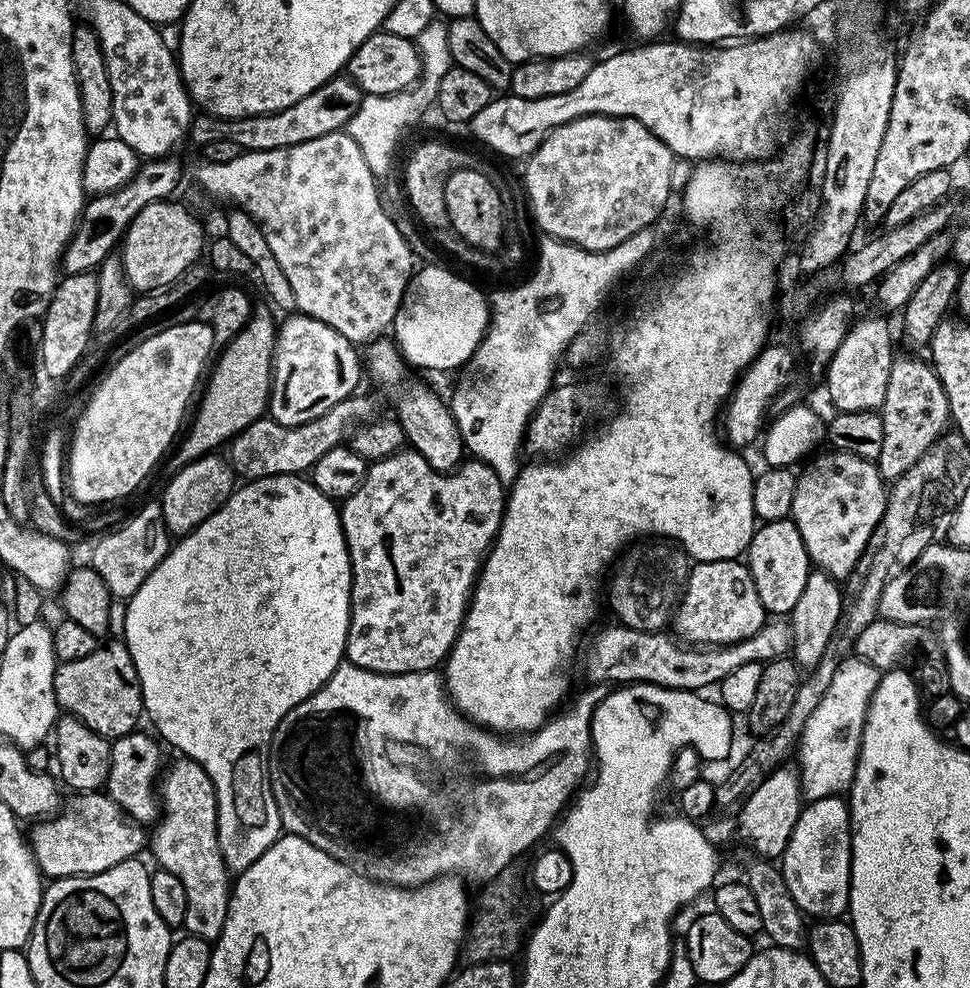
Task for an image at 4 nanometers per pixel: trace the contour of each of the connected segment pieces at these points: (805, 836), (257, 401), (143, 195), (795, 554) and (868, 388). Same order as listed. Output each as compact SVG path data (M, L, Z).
M843 795L818 798L801 807L794 834L790 834L790 842L782 857L782 871L786 886L805 917L816 916L812 918L817 921L835 920L847 913L848 891L852 885L852 816Z
M253 307L252 314L242 326L242 330L227 344L223 345L220 357L215 357L211 365L212 377L203 385L204 397L200 400L200 409L196 417L187 425L178 447L175 449L176 456L169 455L163 461L163 475L169 477L174 475L180 468L186 467L192 460L199 456L207 456L215 453L216 448L227 445L232 437L237 436L243 428L250 426L253 422L265 415L268 407L268 392L272 388L272 355L276 349L276 333L278 331L277 321L272 321L271 307Z
M169 154L165 157L149 159L141 165L130 183L124 184L119 190L112 191L108 195L91 197L85 203L82 213L85 223L81 225L77 234L70 238L67 248L64 249L62 257L64 276L73 276L97 269L99 264L115 251L117 244L127 232L130 222L145 206L156 200L169 199L173 195L172 192L182 174L182 166L177 158L177 155Z
M790 518L761 523L748 543L746 563L752 572L758 598L762 598L765 613L791 613L798 598L802 598L802 590L806 586L806 578L810 571L808 551L802 542L802 534L798 534L796 523Z
M880 316L859 320L849 327L846 338L842 338L842 346L838 346L832 361L826 365L826 383L836 412L876 412L884 405L886 398L894 359L892 332Z

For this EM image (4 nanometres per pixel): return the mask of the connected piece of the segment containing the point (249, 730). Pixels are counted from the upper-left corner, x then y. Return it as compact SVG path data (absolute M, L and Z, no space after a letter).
M300 474L267 476L241 483L230 499L221 508L214 510L210 518L206 518L206 522L202 522L193 532L179 537L169 547L162 562L158 562L156 569L148 575L146 582L142 582L127 604L122 640L128 645L128 653L130 658L134 658L134 666L138 670L147 719L152 719L153 726L157 728L155 731L165 745L173 744L180 751L181 757L198 762L198 766L210 774L216 795L218 846L224 865L228 867L229 873L244 872L255 860L262 858L262 854L266 854L266 850L270 850L270 846L282 834L278 806L268 777L268 746L272 742L274 730L285 714L313 696L345 659L348 616L352 612L352 563L348 557L337 505L326 494L322 494L322 490L314 487L311 479Z

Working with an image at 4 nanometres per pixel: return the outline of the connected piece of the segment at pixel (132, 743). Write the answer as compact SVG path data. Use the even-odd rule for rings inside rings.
M137 730L128 732L125 736L115 737L110 744L110 770L108 771L106 795L123 810L129 820L141 826L151 825L158 816L156 787L158 777L162 772L162 767L160 768L161 745L157 737L152 736L147 736L143 730Z

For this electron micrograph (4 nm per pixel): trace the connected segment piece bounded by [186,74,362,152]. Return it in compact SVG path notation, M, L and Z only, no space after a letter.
M341 74L325 82L318 90L306 94L306 98L298 98L294 106L286 106L277 112L267 112L261 116L243 116L237 120L226 120L205 112L197 113L188 129L186 140L189 145L197 148L203 148L214 141L228 140L245 152L298 146L298 142L310 142L314 138L322 138L322 134L347 129L361 99L360 87L348 79L347 75Z

